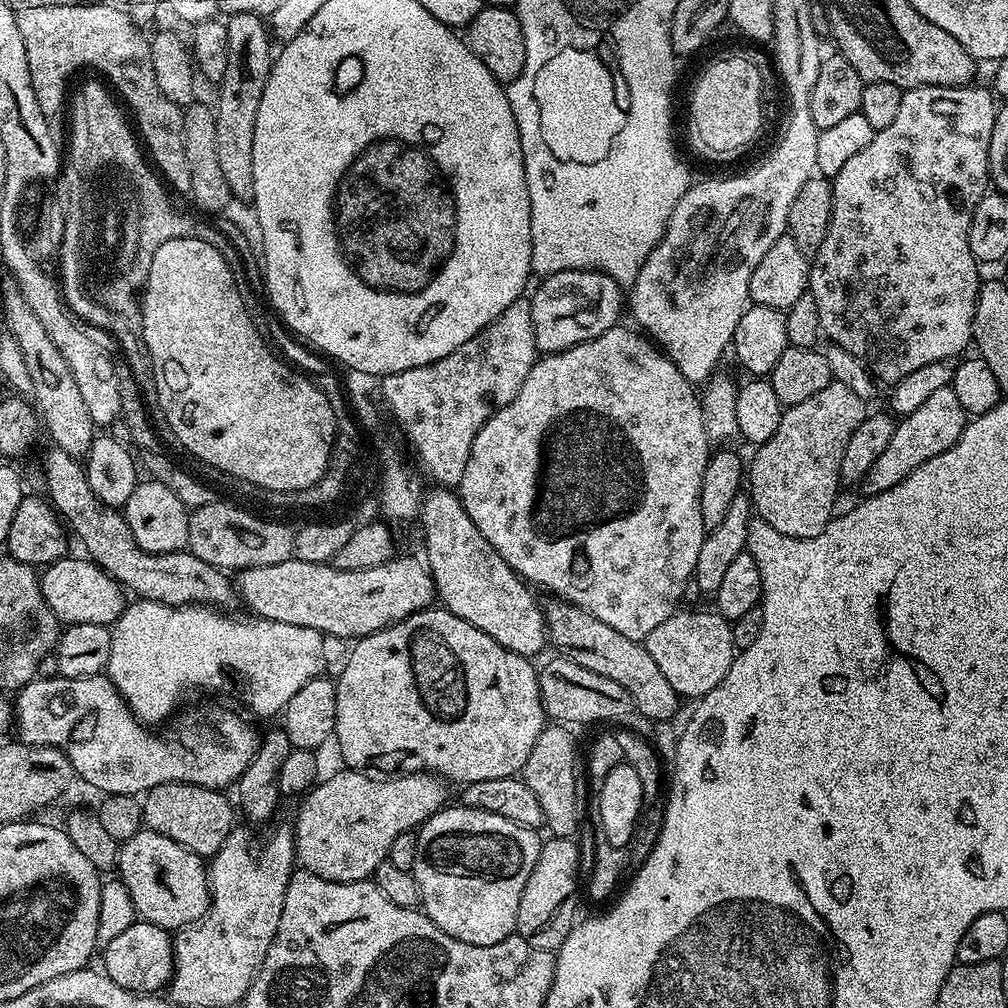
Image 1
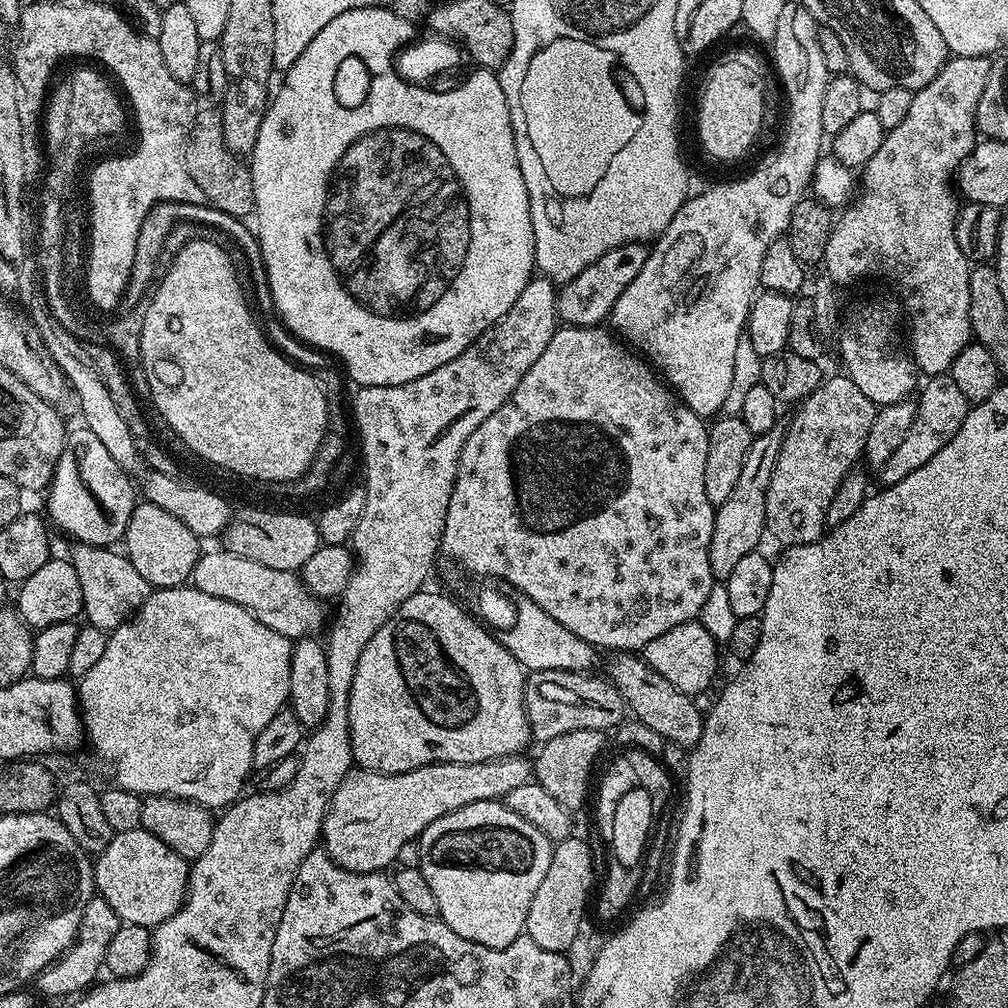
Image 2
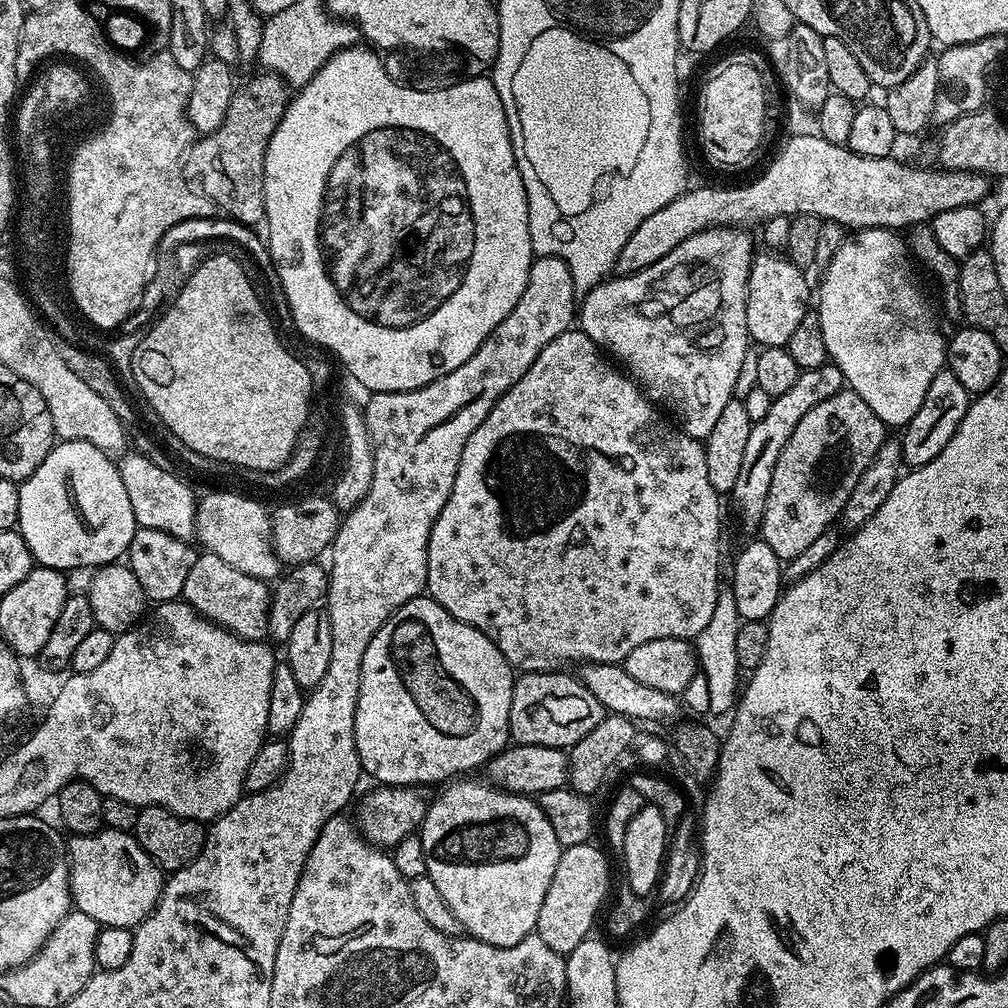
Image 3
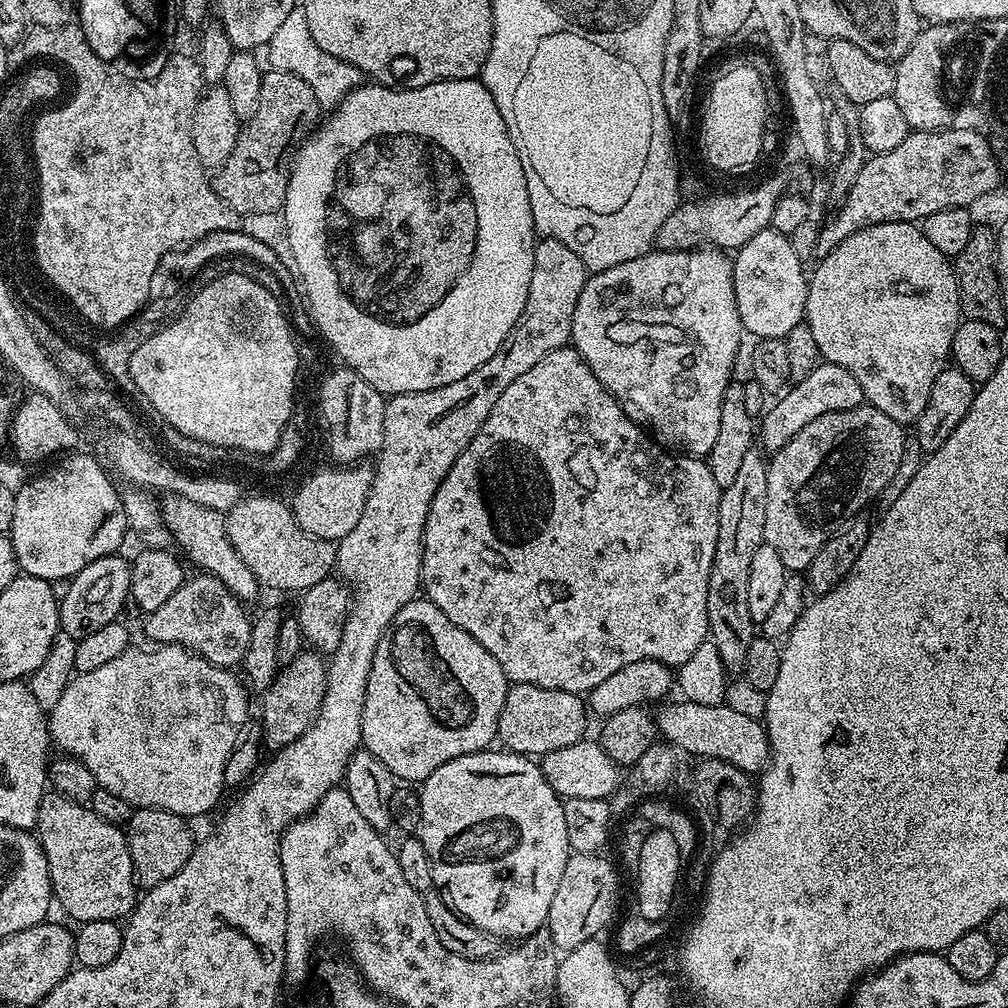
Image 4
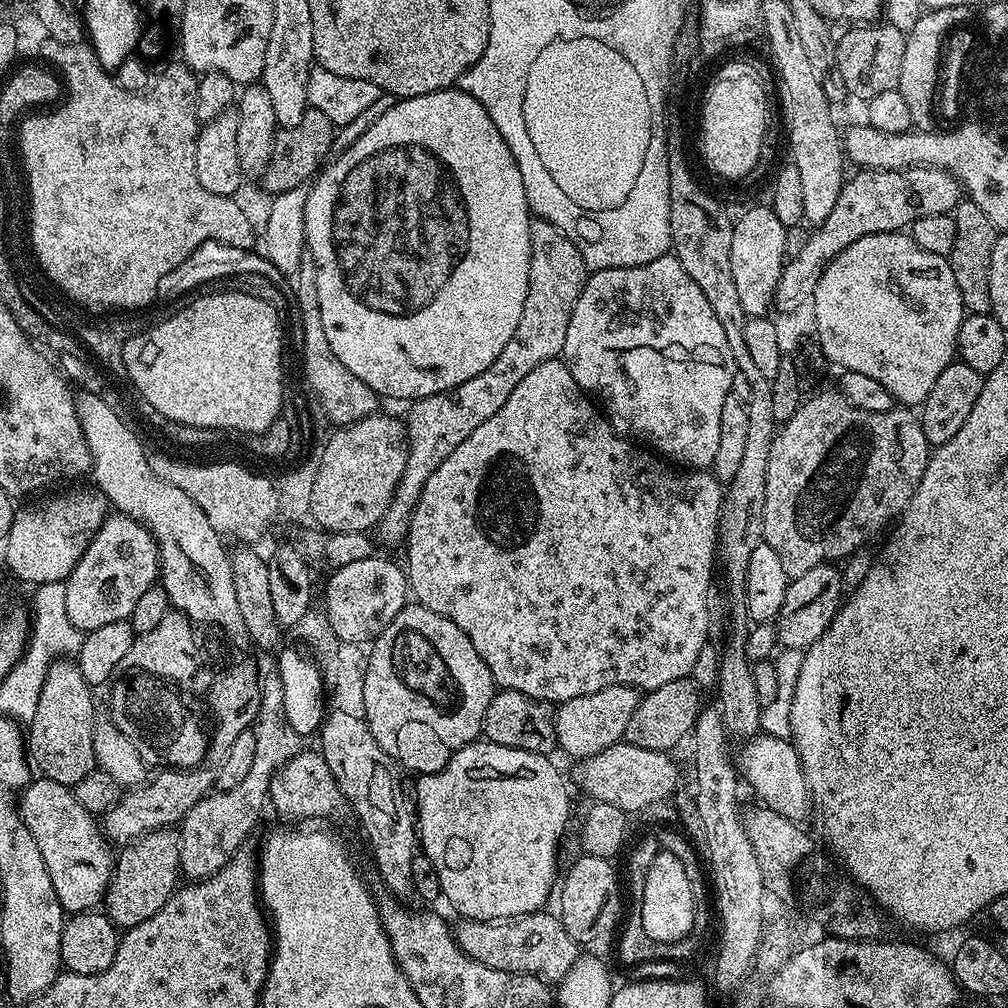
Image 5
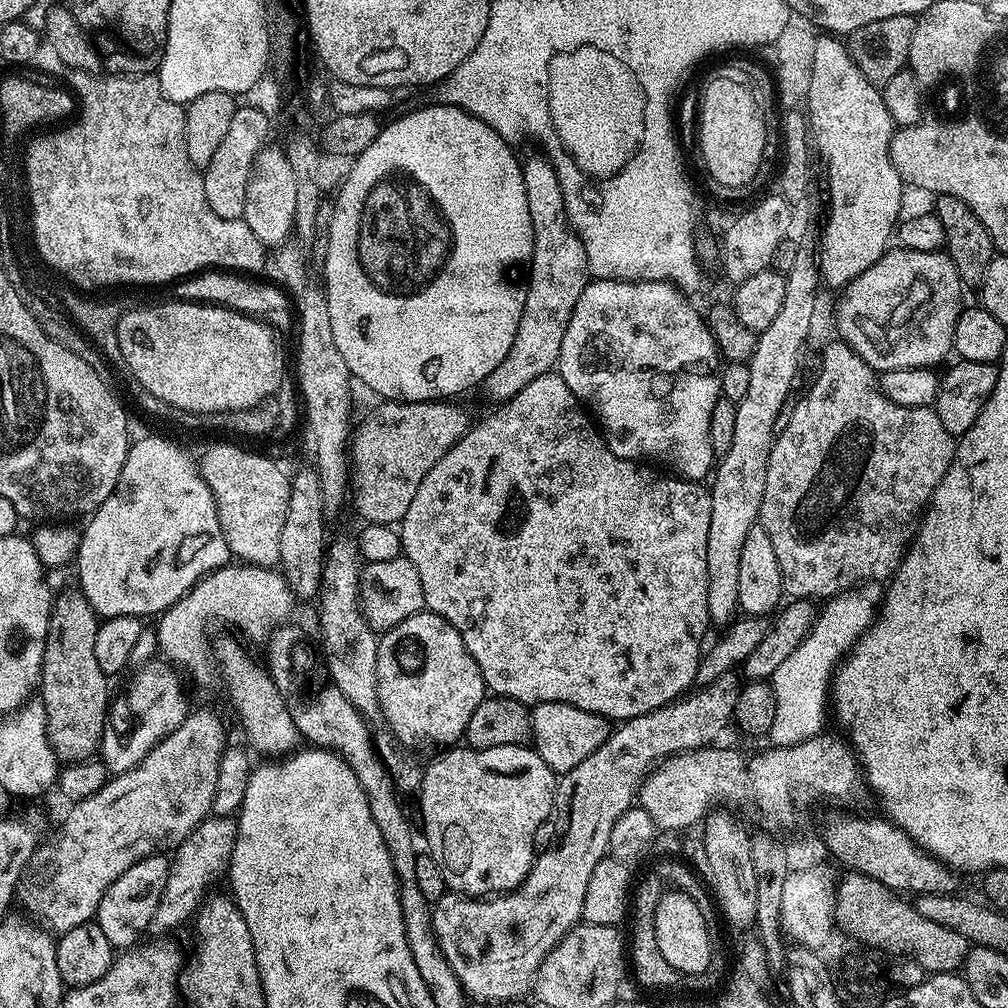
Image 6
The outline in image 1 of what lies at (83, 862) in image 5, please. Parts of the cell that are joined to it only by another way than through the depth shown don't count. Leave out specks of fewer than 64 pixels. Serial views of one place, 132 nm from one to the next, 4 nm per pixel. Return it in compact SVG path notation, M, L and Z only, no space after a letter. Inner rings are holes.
M142 830L120 844L118 878L134 902L137 917L159 928L179 930L198 924L212 902L205 857L157 832Z

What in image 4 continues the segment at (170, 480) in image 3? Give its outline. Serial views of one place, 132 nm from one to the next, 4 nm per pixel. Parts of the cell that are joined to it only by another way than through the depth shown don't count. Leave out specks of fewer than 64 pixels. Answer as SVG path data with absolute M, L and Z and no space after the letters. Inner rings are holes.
M168 494L162 500L162 515L174 544L200 567L197 569L219 578L241 602L249 602L262 592L262 586L256 581L250 566L238 558L238 550L234 550L230 542L225 513L210 510L210 506L198 506L198 502L190 502L190 498L185 496Z

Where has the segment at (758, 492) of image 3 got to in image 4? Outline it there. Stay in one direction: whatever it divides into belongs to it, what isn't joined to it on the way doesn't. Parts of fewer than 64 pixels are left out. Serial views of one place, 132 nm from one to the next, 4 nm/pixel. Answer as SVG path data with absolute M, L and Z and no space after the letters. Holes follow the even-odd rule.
M821 362L814 370L810 370L810 374L802 378L802 382L792 384L777 400L780 401L763 413L758 424L758 444L768 454L782 450L782 446L786 446L786 442L790 442L790 438L794 438L794 434L798 434L802 426L810 426L814 418L822 418L822 414L831 412L854 410L865 403L858 378L854 378L854 374L846 370L846 366L827 362Z

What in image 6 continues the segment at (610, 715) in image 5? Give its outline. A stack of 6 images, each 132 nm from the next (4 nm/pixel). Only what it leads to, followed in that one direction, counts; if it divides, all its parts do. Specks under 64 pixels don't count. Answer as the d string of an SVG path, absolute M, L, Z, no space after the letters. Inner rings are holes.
M542 702L531 709L532 740L536 753L550 766L553 772L563 774L574 770L582 758L590 758L602 742L610 735L613 725L604 716L594 714L590 710L582 710L573 704L562 702Z

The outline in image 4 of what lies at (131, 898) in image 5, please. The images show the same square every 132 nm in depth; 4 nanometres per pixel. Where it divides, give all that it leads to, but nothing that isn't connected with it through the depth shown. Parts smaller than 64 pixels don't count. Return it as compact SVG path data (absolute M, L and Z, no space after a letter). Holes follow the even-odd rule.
M137 808L133 811L126 825L128 849L137 881L145 889L166 882L166 878L174 878L174 874L178 874L182 866L186 866L194 847L188 824L185 817L161 808Z

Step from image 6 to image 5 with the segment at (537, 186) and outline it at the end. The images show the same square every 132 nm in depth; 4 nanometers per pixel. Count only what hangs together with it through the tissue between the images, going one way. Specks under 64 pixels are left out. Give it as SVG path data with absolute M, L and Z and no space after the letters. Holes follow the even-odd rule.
M533 219L530 226L530 242L532 257L530 258L530 278L526 290L526 302L522 306L522 318L518 322L518 330L514 330L514 338L506 342L502 354L482 370L470 382L462 382L445 392L427 396L415 401L406 415L408 429L408 457L406 470L396 487L396 497L386 510L378 525L378 533L388 544L396 544L408 534L408 523L412 512L416 509L418 498L422 494L422 486L426 486L426 478L486 422L486 418L494 418L498 410L510 398L510 390L534 370L534 366L542 366L542 362L557 359L563 353L566 342L566 326L570 326L570 314L574 314L574 302L578 302L578 294L582 294L584 283L588 281L590 269L582 258L578 246L558 230L556 224L545 220Z

